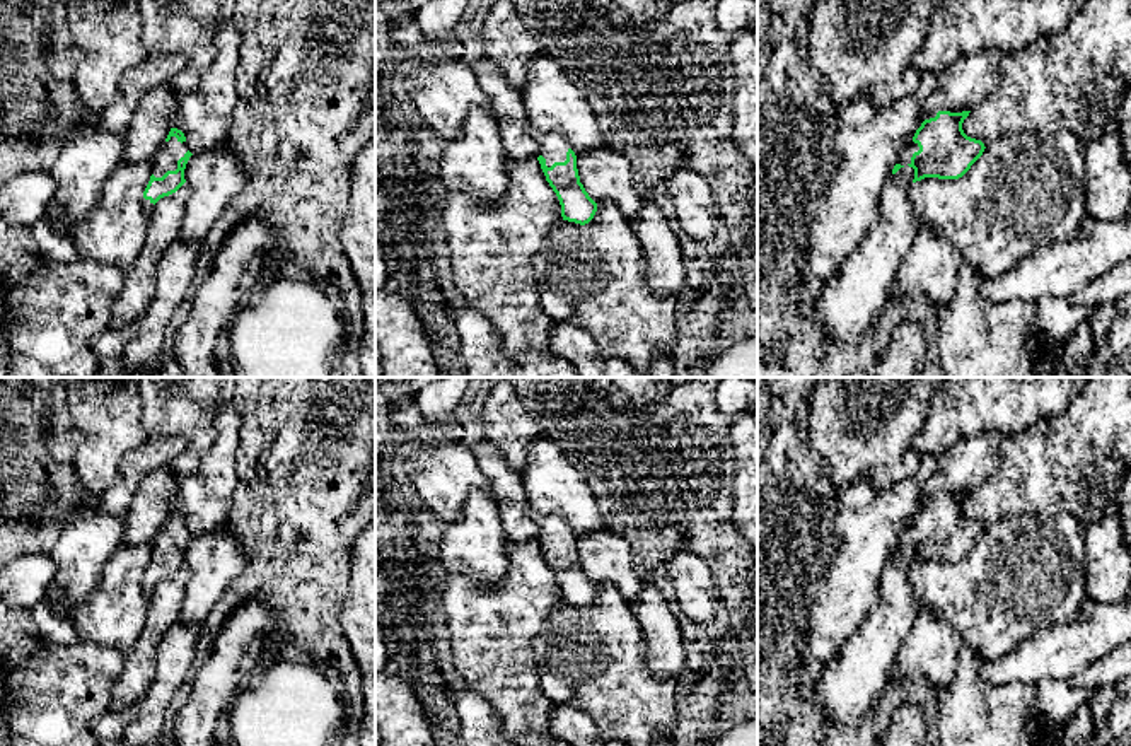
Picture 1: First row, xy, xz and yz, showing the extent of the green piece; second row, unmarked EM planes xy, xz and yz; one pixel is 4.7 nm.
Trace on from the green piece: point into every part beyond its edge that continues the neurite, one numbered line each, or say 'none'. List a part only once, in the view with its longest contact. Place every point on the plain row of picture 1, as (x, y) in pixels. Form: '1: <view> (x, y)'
1: xy (169, 535)

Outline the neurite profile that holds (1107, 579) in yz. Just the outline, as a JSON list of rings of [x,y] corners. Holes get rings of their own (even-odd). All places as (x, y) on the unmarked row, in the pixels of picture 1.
[[[1119,505],[1107,509],[1083,533],[1085,594],[1095,603],[1131,599],[1131,546],[1124,543]]]

